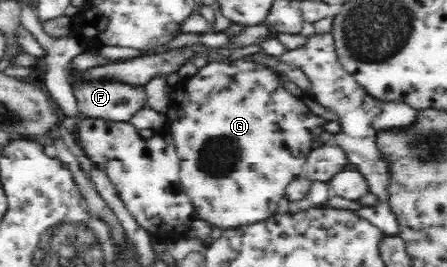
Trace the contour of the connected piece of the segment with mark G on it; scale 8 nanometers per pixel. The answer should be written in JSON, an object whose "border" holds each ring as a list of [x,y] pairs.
{"border":[[[234,56],[231,59],[224,59],[216,57],[213,61],[208,61],[204,67],[199,69],[198,73],[193,77],[181,80],[175,87],[172,93],[172,99],[178,103],[178,111],[182,111],[182,115],[178,119],[174,119],[172,123],[166,123],[166,130],[174,139],[175,149],[178,157],[180,157],[181,169],[180,180],[184,189],[192,199],[192,204],[196,207],[196,214],[198,218],[208,222],[214,228],[221,228],[222,230],[240,227],[240,225],[256,224],[260,221],[269,219],[276,214],[278,202],[285,195],[287,186],[300,173],[304,173],[304,165],[308,159],[309,153],[312,151],[312,143],[314,139],[318,138],[320,133],[326,131],[322,125],[326,123],[320,115],[314,115],[306,105],[302,97],[294,97],[292,93],[288,93],[282,86],[283,78],[280,79],[278,72],[270,66],[264,64],[253,63],[252,61],[242,61],[240,58]]]}

